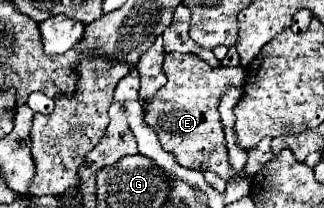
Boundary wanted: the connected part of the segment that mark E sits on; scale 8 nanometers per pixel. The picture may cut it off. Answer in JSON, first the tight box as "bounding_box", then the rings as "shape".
{"bounding_box":[143,53,245,181],"shape":[[[167,53],[163,61],[163,73],[167,75],[167,83],[143,103],[145,107],[145,123],[157,133],[159,143],[165,151],[169,151],[175,161],[187,169],[199,171],[215,171],[225,181],[233,177],[233,169],[229,167],[223,123],[219,117],[219,99],[227,85],[243,85],[245,69],[243,67],[209,67],[197,55],[183,53]]]}

